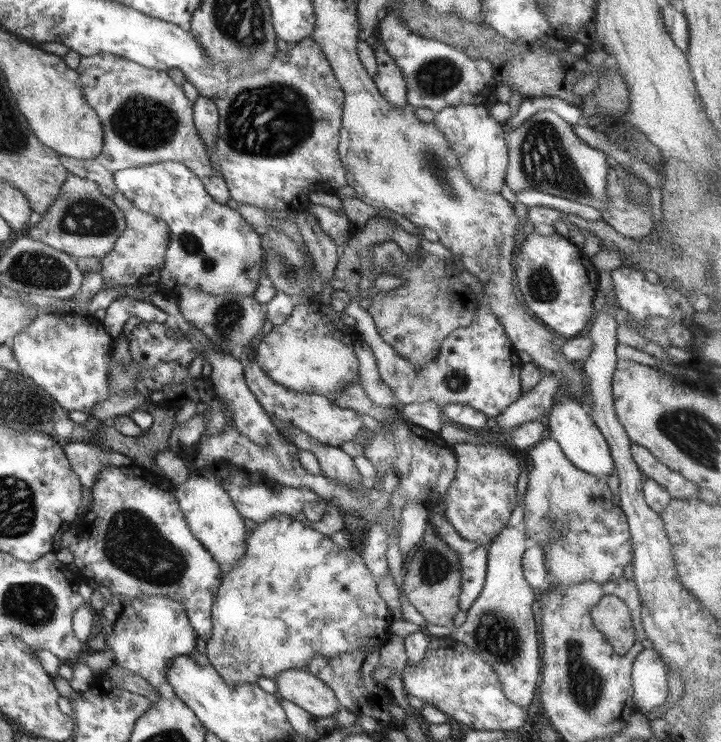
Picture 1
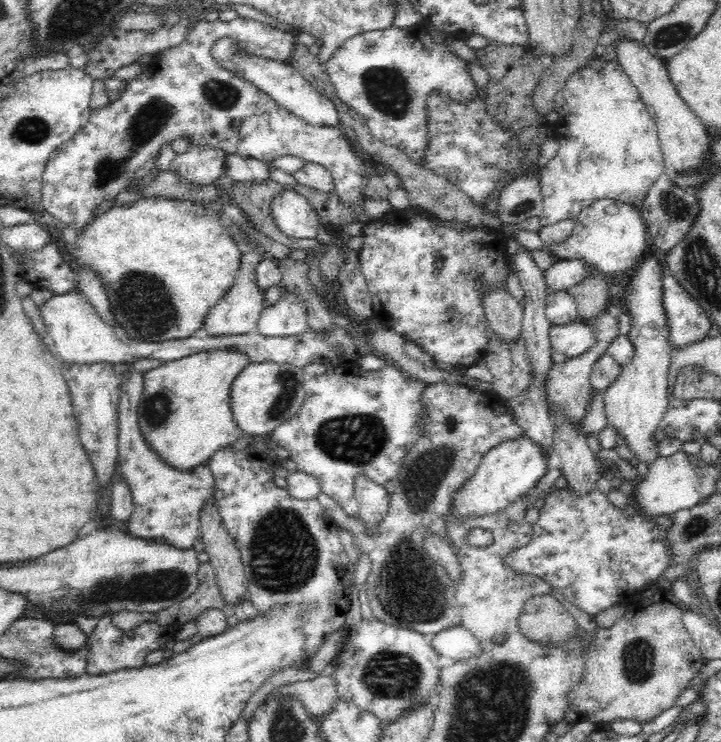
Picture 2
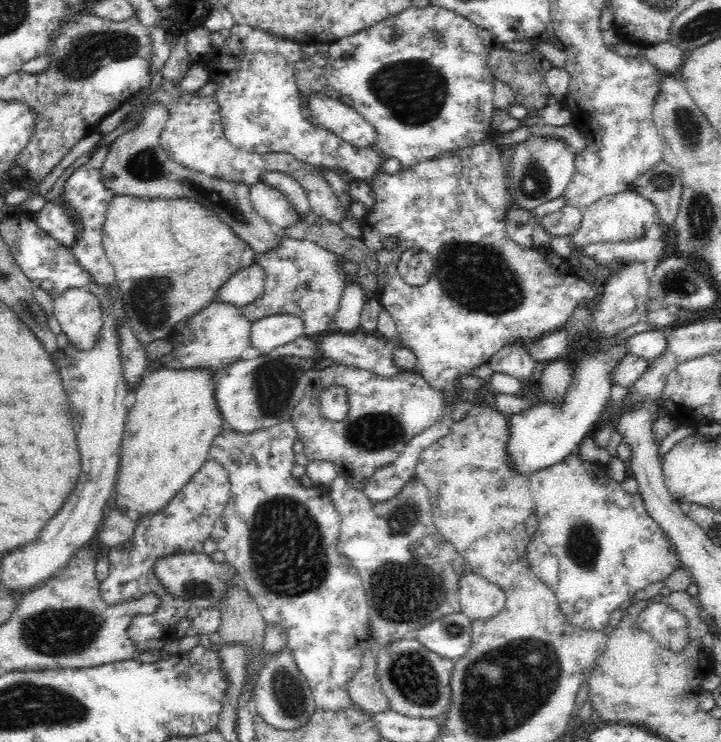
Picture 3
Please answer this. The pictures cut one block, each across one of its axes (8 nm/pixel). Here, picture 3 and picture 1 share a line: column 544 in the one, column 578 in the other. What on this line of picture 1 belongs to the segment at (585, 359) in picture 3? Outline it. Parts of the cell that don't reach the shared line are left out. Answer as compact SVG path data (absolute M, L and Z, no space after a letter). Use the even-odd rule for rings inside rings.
M562 395L551 406L543 421L547 425L547 435L558 442L562 452L570 462L574 463L574 466L577 466L580 470L588 474L604 478L615 472L615 466L607 440L591 417L588 408L582 402Z

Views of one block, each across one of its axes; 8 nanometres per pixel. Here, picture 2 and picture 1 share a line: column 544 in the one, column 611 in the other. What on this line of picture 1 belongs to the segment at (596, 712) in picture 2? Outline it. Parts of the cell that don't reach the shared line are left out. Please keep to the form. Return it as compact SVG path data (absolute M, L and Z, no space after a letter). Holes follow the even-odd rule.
M603 596L592 611L591 620L613 649L624 656L635 643L635 626L628 605L617 596Z

